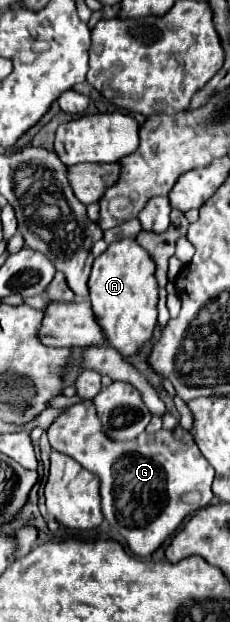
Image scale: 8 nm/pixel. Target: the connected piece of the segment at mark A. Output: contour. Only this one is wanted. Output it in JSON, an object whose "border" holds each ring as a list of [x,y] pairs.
{"border":[[[125,237],[111,243],[93,261],[89,291],[93,311],[97,311],[101,327],[105,327],[107,343],[121,355],[137,353],[141,345],[151,339],[157,325],[157,279],[151,253],[145,251],[135,237]]]}

